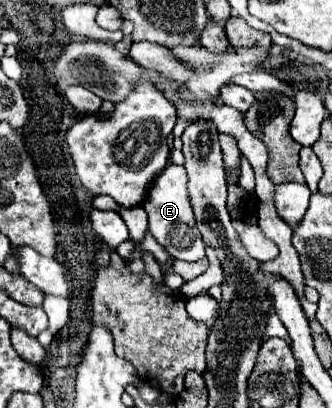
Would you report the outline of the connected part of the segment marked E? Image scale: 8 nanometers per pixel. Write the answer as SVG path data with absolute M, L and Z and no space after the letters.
M170 165L168 169L164 169L160 179L156 179L156 183L152 185L144 209L148 213L148 231L168 251L172 259L198 261L204 257L204 241L200 239L200 231L196 231L196 217L188 199L188 175L184 167Z

